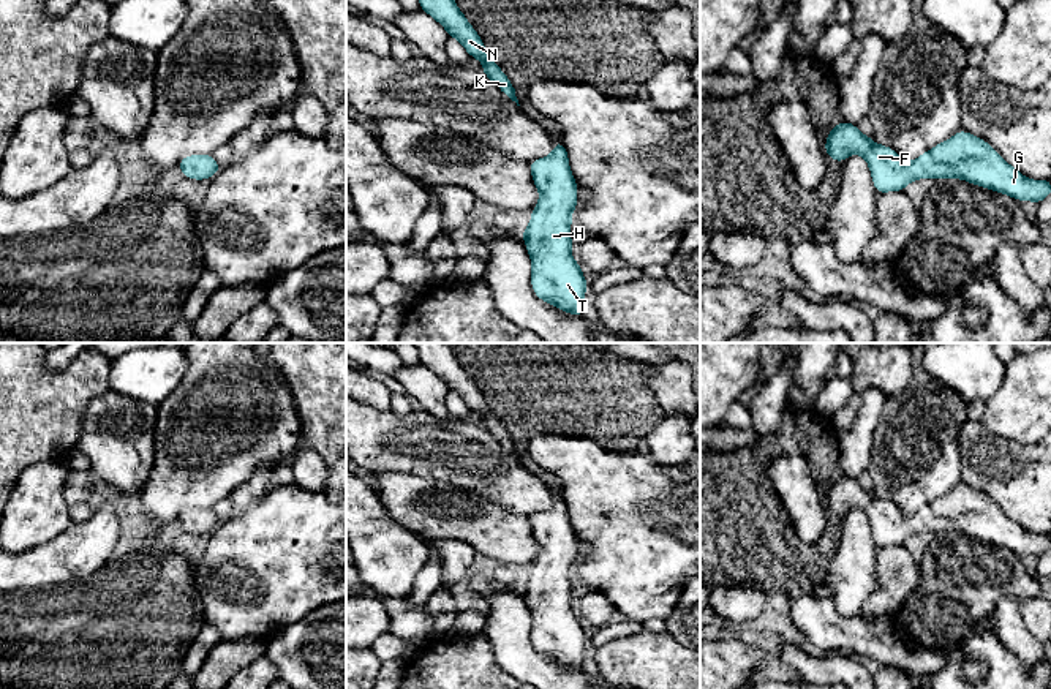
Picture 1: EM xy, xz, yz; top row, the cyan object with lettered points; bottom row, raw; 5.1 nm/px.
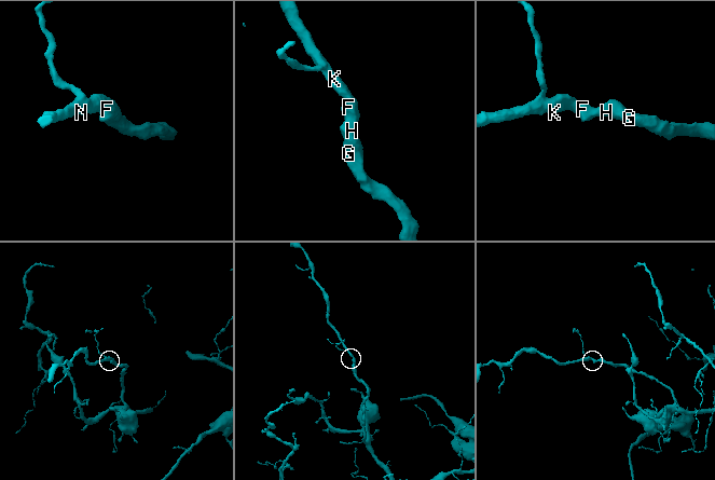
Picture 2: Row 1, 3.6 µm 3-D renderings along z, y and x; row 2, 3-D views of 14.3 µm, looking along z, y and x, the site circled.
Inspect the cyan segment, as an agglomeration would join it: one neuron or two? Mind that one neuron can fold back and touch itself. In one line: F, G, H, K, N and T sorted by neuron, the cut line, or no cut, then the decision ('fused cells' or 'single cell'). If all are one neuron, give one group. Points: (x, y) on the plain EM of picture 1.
F G H K N T | no cut | single cell

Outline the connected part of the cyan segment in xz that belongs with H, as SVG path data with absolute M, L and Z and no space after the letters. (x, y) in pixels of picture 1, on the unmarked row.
M556 493L553 506L531 515L529 523L539 544L539 556L522 586L531 612L531 642L542 656L582 670L588 637L571 608L571 569L578 556L578 539L563 496Z

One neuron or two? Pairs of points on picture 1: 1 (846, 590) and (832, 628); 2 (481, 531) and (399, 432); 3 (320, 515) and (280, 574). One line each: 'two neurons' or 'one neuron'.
1: two neurons
2: two neurons
3: one neuron

